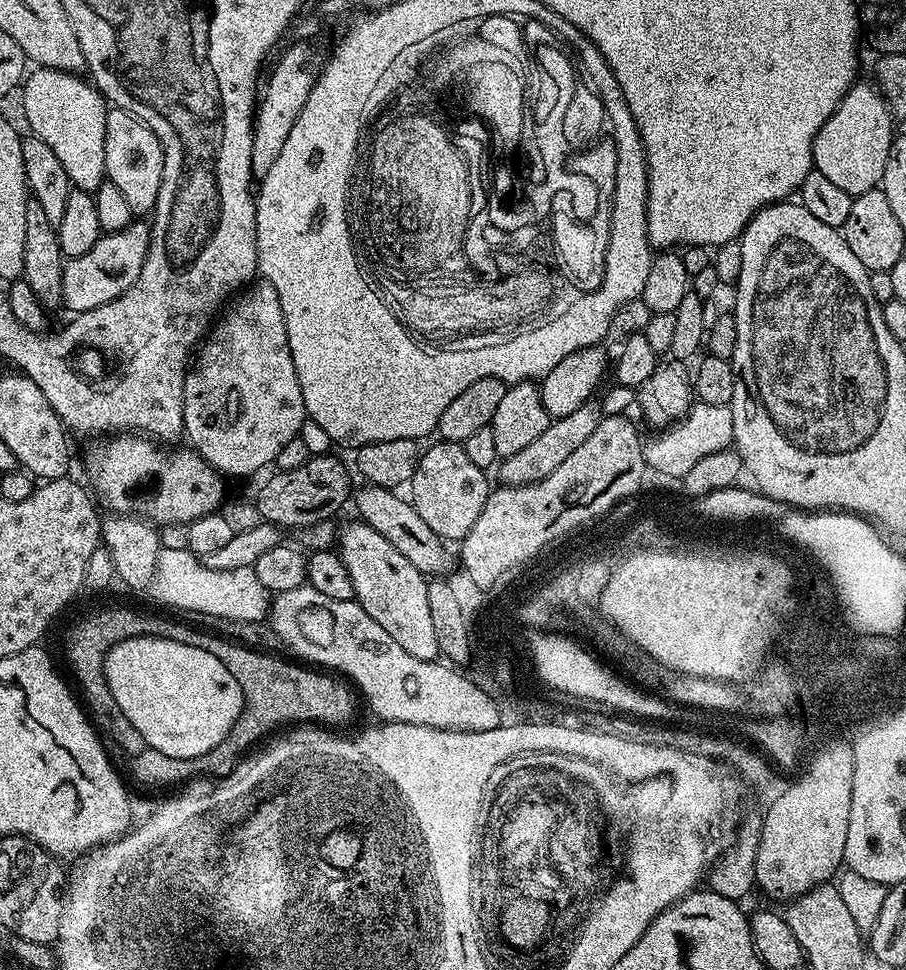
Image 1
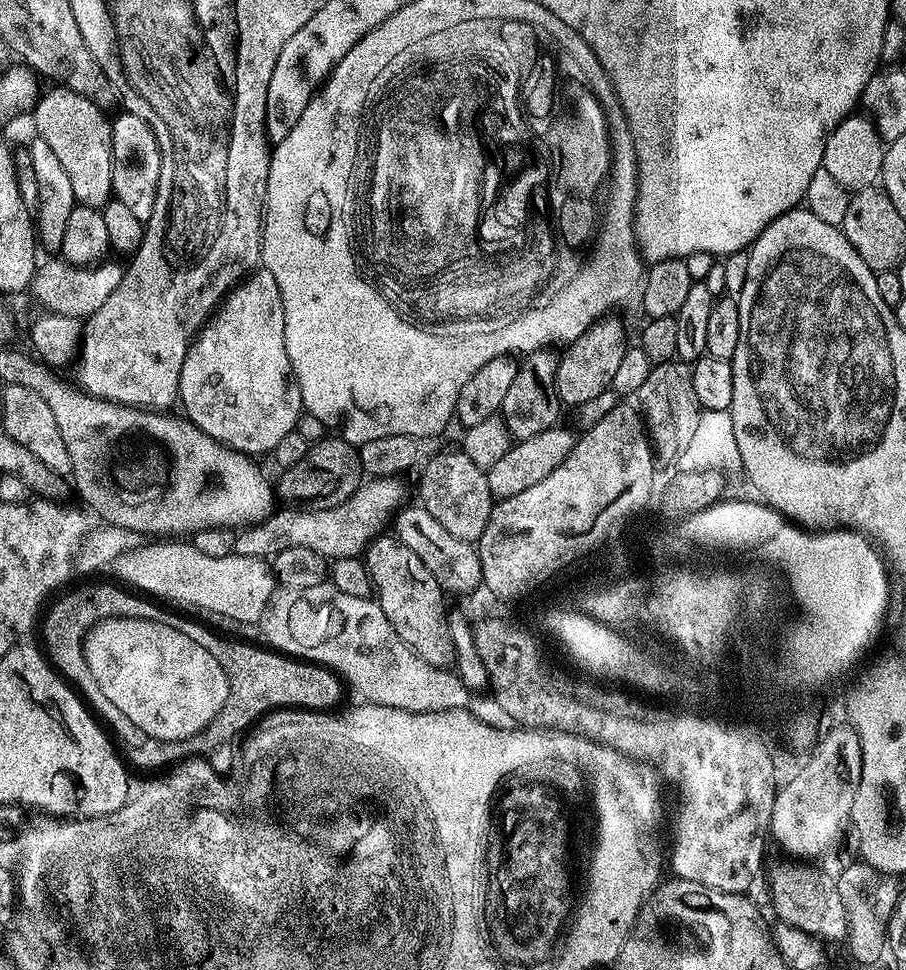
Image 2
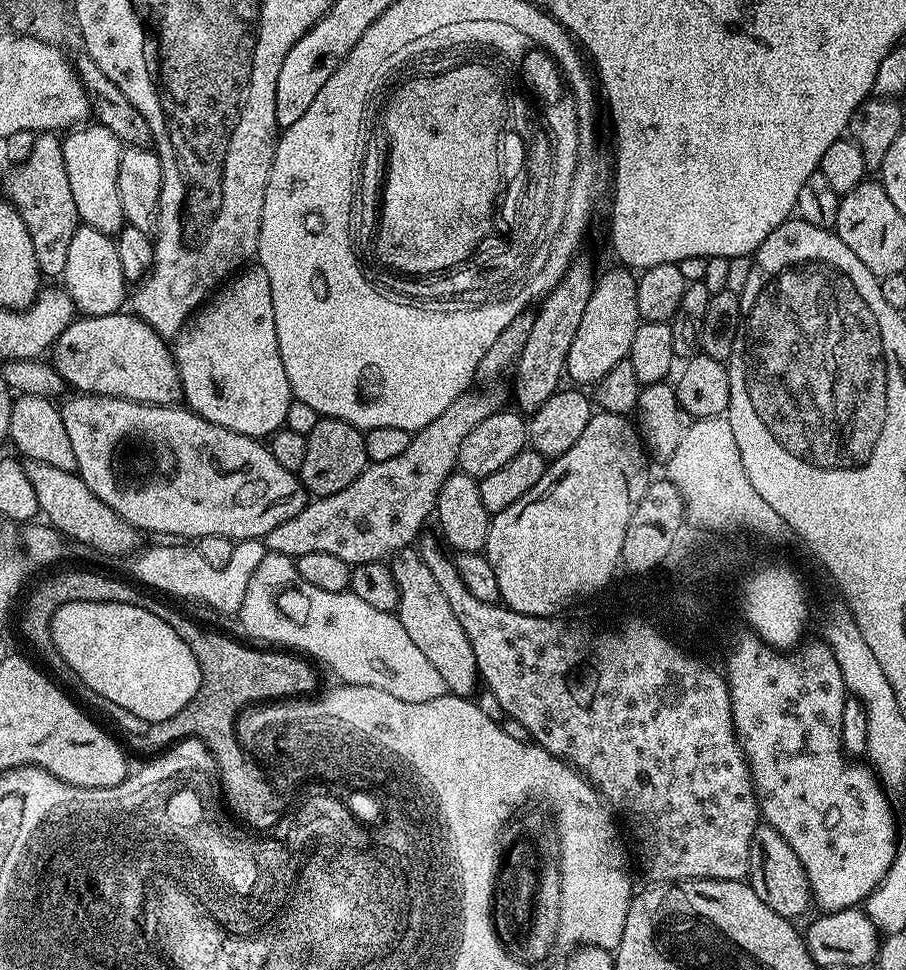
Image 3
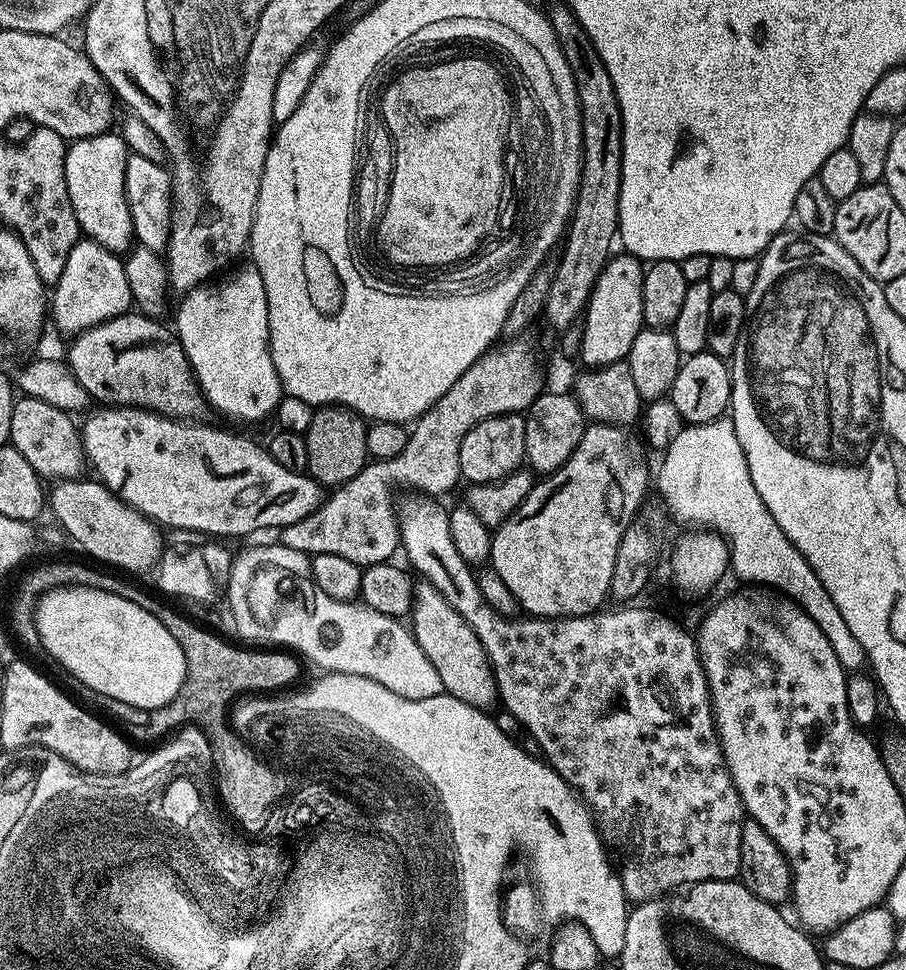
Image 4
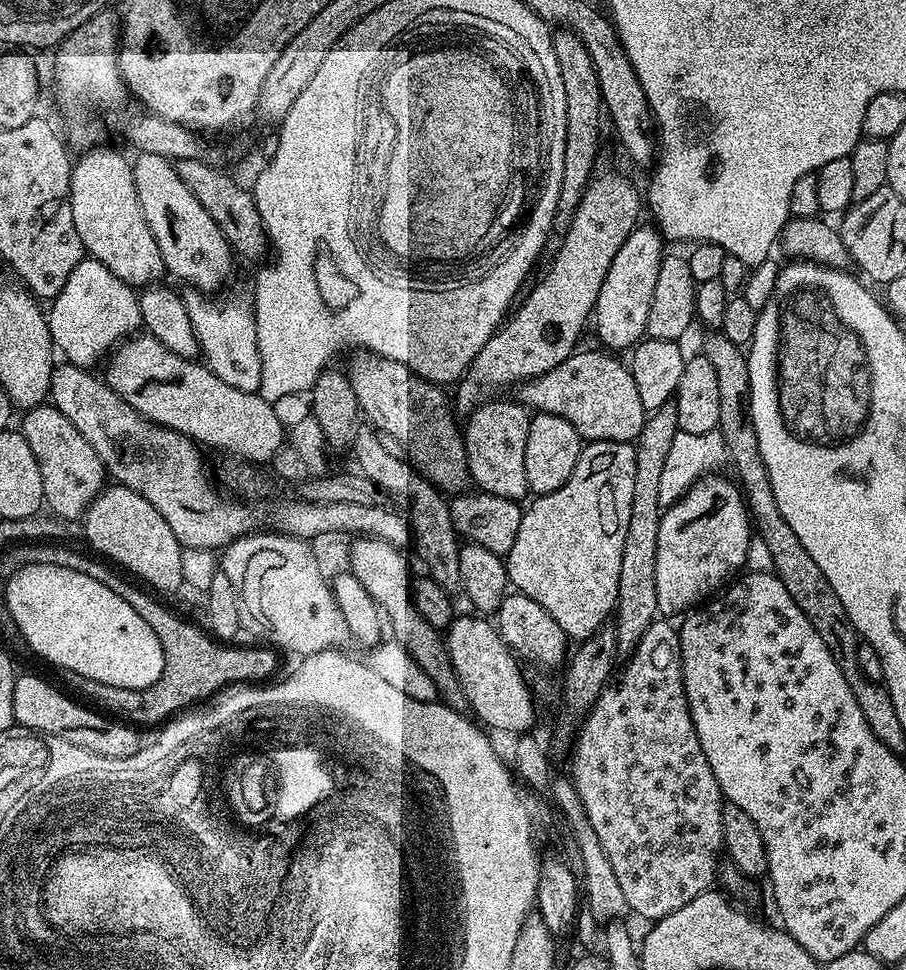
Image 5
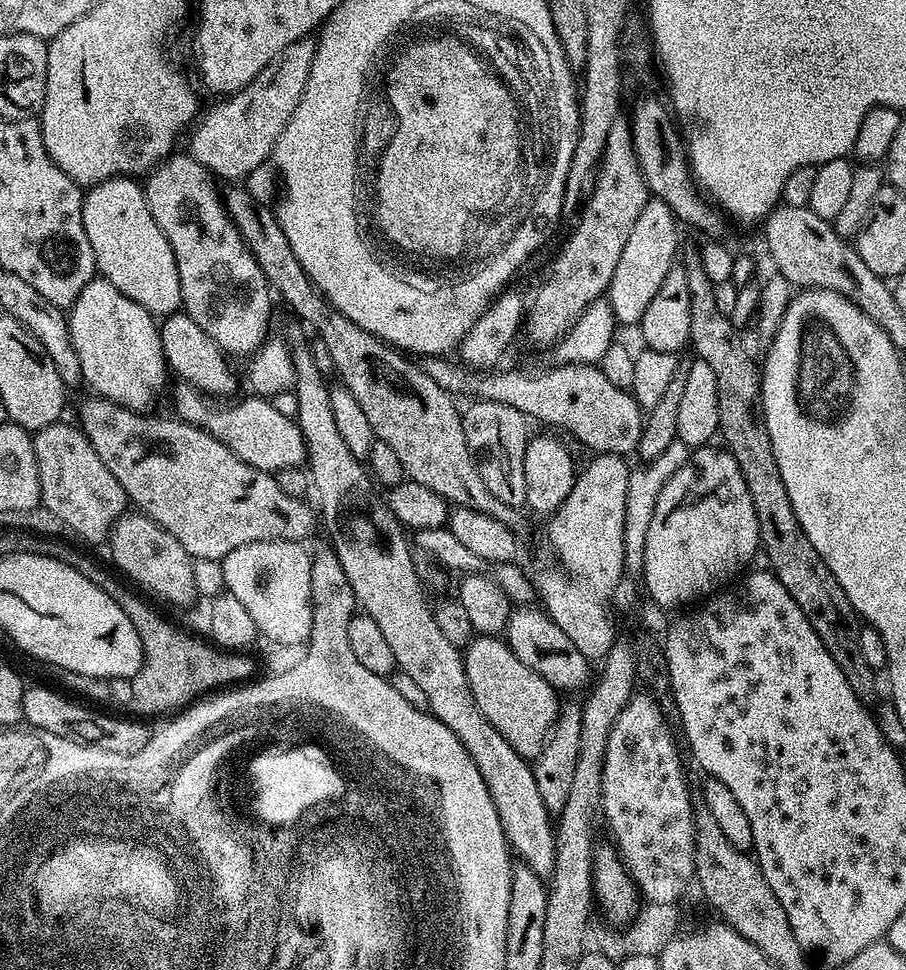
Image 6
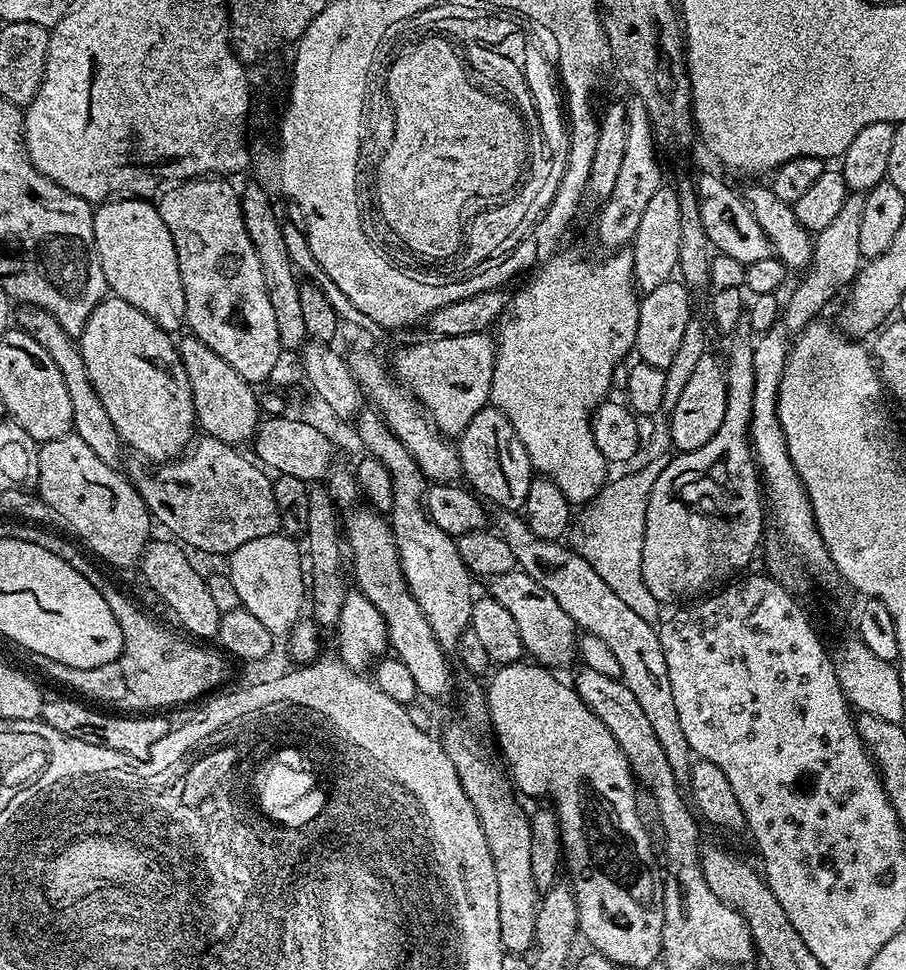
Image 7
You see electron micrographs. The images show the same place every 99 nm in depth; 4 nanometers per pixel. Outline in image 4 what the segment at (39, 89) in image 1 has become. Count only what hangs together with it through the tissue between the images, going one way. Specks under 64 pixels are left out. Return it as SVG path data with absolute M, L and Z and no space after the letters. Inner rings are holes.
M109 130L100 136L71 141L64 153L64 169L70 206L74 206L74 218L78 218L81 233L110 253L124 254L134 244L130 206L126 198L126 162L130 153L123 135L116 133L115 136L114 133Z

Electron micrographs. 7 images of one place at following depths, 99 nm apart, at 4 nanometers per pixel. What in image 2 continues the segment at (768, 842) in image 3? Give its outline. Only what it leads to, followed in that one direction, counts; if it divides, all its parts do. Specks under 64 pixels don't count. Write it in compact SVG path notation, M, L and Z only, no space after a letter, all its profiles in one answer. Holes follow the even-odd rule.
M790 862L794 864L776 864L773 866L772 869L769 867L766 872L766 880L768 876L768 892L770 895L772 895L772 908L774 911L776 911L776 920L779 921L781 924L789 924L790 926L794 926L798 930L806 930L809 932L812 936L821 938L824 940L827 940L826 938L830 940L836 939L838 936L840 938L847 937L848 935L848 922L846 918L846 911L841 903L841 895L838 894L838 886L836 885L836 879L837 877L835 875L830 874L828 872L823 872L820 868L815 868L815 863L812 862Z

